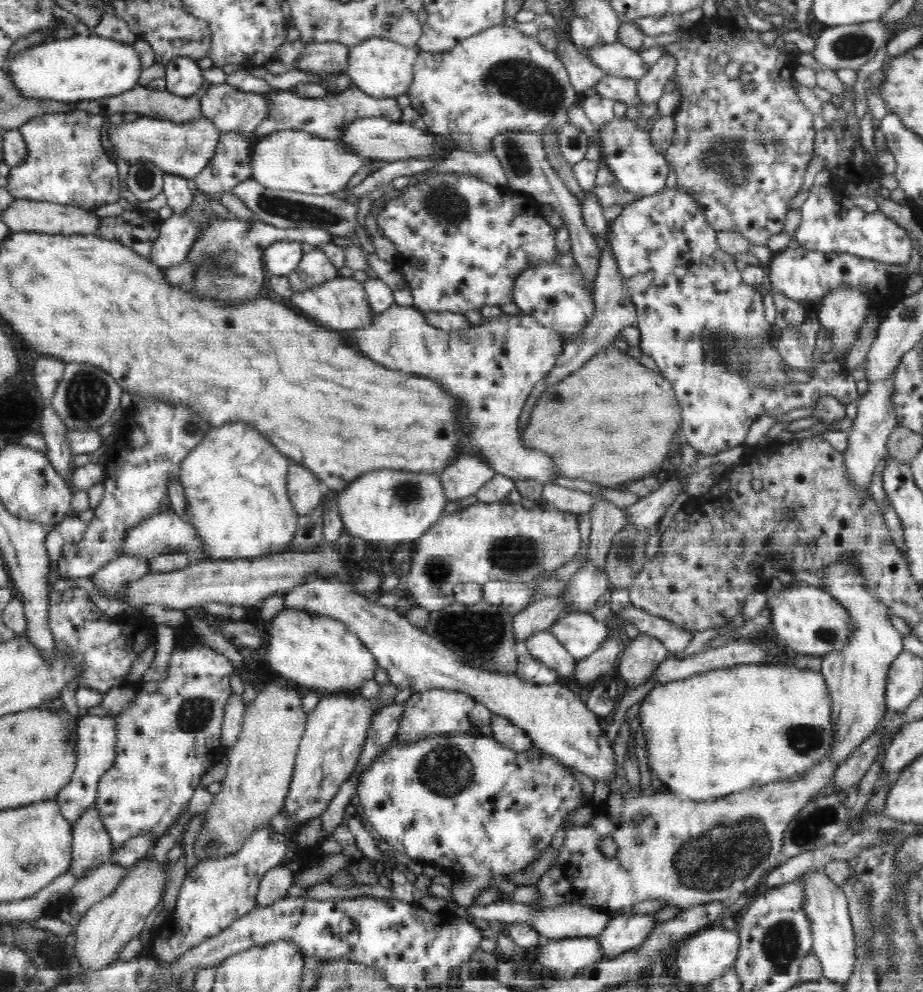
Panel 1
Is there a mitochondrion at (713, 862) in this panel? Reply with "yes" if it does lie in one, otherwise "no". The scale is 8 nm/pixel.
yes

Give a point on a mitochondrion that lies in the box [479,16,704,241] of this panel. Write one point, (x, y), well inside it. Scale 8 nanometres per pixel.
(533, 87)

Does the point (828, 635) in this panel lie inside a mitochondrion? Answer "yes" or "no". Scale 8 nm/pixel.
yes

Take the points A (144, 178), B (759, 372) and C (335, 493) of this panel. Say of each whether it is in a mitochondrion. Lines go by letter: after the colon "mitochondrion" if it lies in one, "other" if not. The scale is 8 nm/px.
A: mitochondrion
B: mitochondrion
C: other

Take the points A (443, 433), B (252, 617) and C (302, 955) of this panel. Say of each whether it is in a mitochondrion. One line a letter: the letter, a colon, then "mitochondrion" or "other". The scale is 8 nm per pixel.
A: other
B: other
C: other

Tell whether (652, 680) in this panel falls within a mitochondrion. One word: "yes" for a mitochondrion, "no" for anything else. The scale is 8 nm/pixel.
no

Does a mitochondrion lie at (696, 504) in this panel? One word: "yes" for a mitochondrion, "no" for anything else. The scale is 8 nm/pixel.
no

